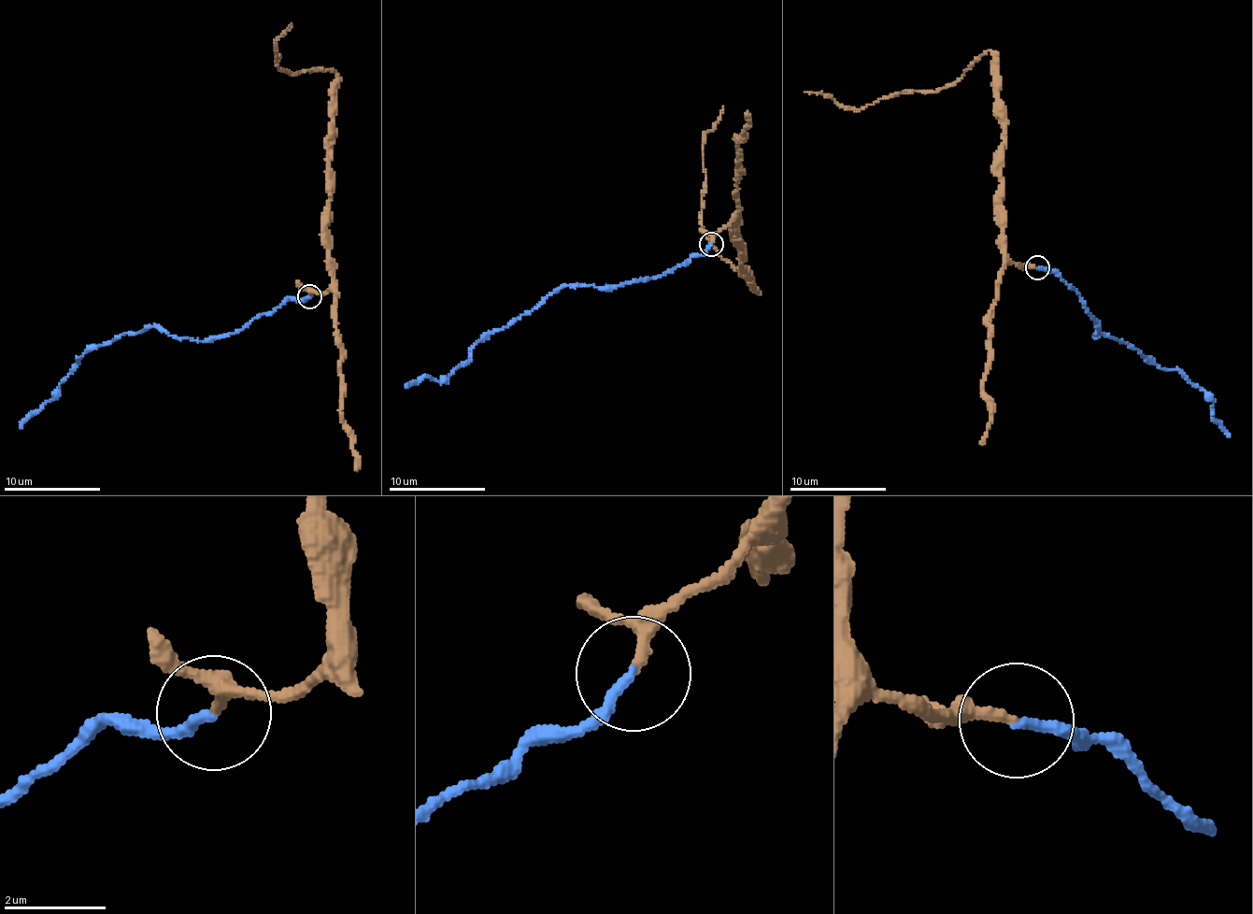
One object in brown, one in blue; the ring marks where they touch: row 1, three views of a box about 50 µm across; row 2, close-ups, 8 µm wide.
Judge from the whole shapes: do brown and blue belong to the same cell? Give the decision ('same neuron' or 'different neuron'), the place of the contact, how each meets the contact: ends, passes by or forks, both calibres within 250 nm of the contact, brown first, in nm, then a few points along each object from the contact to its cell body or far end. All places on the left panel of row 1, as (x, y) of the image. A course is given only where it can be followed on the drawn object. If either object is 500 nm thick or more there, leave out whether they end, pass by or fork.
same neuron | (309, 296) | brown ends | blue ends | 200/200 nm | brown via (310, 297), (328, 290), (332, 278), (327, 227), (335, 70), (278, 66), (275, 50), (291, 23) | blue via (310, 297), (284, 300), (240, 330), (207, 340), (173, 337), (154, 326), (124, 333), (80, 357), (20, 428)

